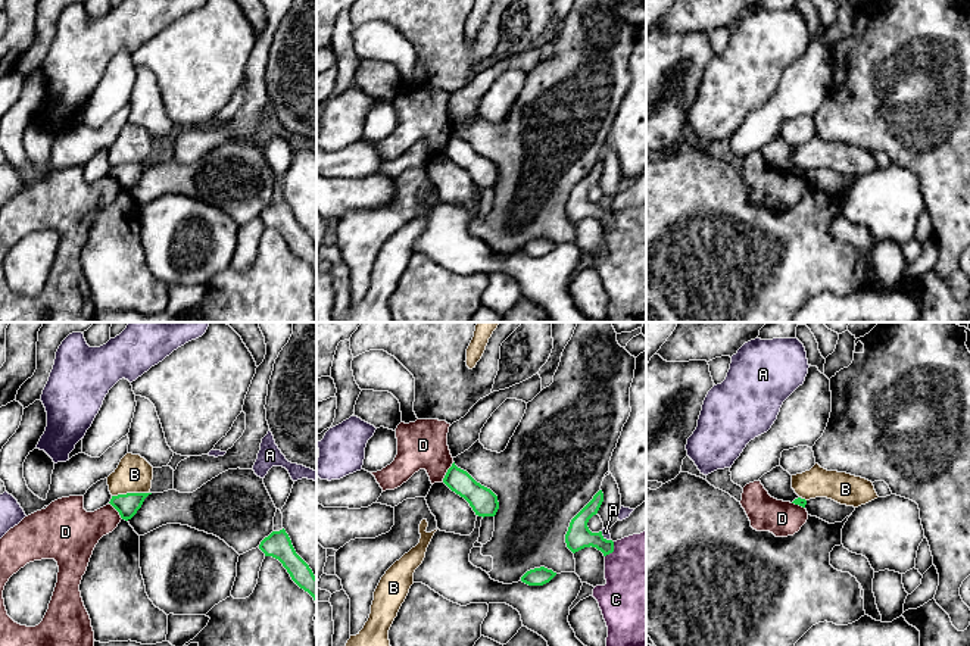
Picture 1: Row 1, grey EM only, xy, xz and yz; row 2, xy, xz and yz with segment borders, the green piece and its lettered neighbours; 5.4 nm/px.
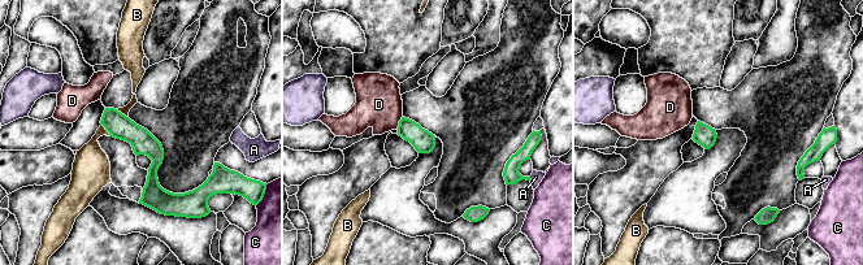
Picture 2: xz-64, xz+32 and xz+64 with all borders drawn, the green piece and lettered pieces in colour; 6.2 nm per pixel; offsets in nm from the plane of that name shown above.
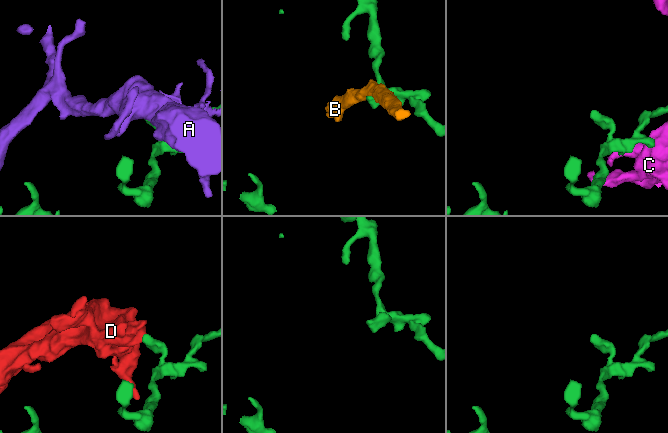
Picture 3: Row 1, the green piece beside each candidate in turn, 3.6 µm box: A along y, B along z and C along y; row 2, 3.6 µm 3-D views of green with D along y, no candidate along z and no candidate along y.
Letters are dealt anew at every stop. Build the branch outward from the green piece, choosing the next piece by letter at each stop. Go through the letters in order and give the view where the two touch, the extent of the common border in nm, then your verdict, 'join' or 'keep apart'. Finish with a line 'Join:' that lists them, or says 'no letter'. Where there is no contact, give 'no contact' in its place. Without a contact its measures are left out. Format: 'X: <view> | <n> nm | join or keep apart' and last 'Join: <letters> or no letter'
A: xz | 80 nm | keep apart
B: xy | 200 nm | keep apart
C: xz | 100 nm | keep apart
D: xz | 130 nm | keep apart
Join: no letter

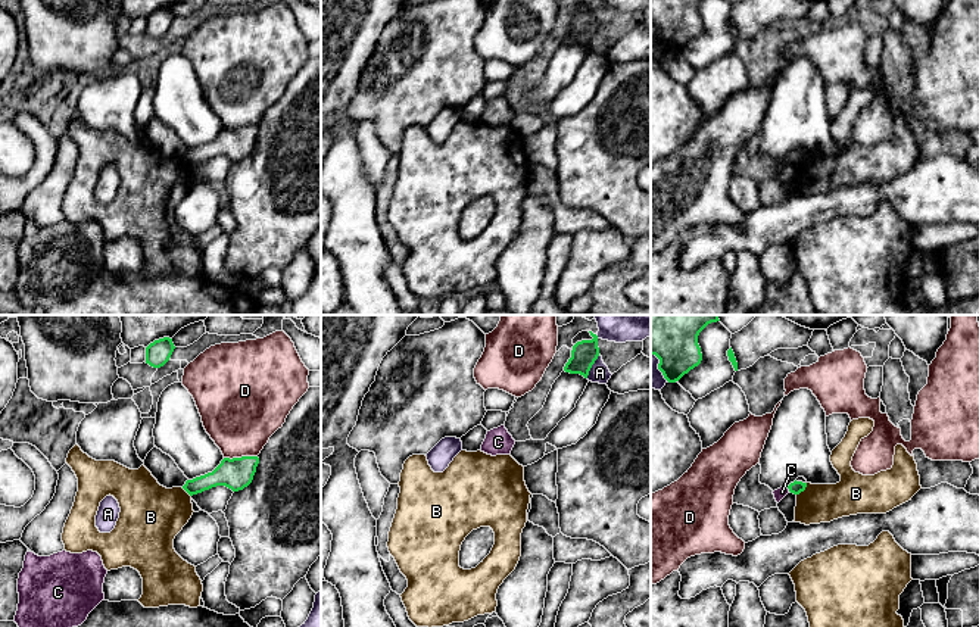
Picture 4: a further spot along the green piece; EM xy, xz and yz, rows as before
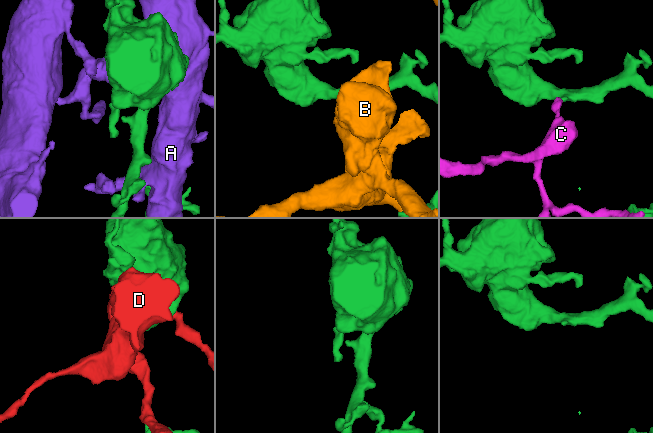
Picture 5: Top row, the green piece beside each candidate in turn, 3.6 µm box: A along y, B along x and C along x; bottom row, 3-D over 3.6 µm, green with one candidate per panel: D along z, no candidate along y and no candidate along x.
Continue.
A: xz | 150 nm | keep apart
B: yz | 90 nm | keep apart
C: yz | 30 nm | keep apart
D: xy | 180 nm | keep apart
Join: no letter

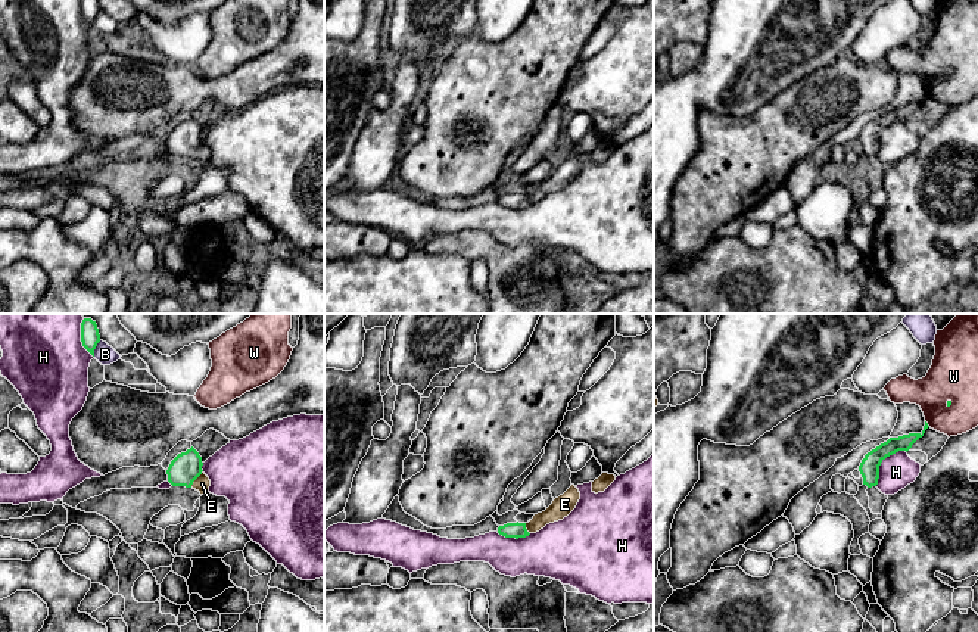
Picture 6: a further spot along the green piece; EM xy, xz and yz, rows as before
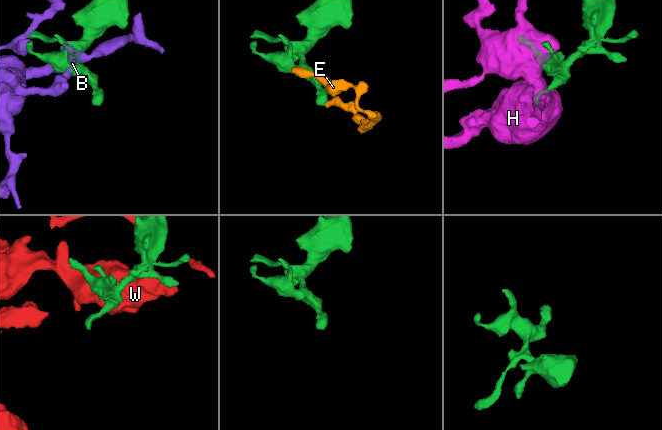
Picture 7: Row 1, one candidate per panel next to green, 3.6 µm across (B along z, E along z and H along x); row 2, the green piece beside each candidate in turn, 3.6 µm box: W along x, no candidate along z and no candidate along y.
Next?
B: xy | 100 nm | keep apart
E: xy | 120 nm | join
H: yz | 260 nm | keep apart
W: yz | 50 nm | keep apart
Join: E

